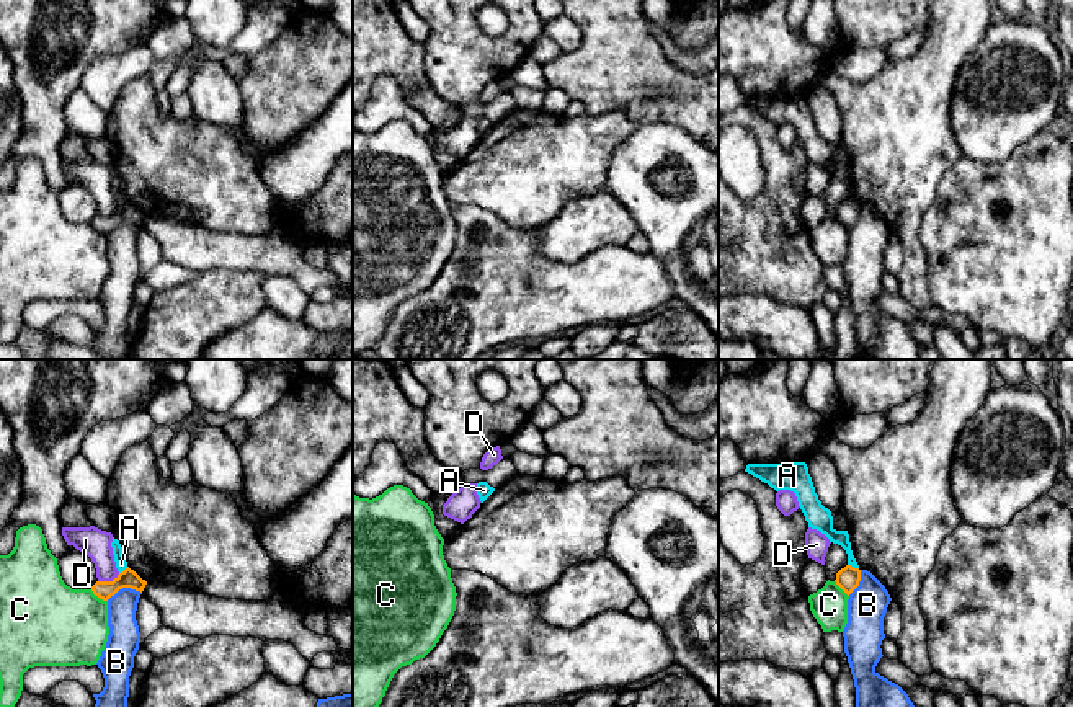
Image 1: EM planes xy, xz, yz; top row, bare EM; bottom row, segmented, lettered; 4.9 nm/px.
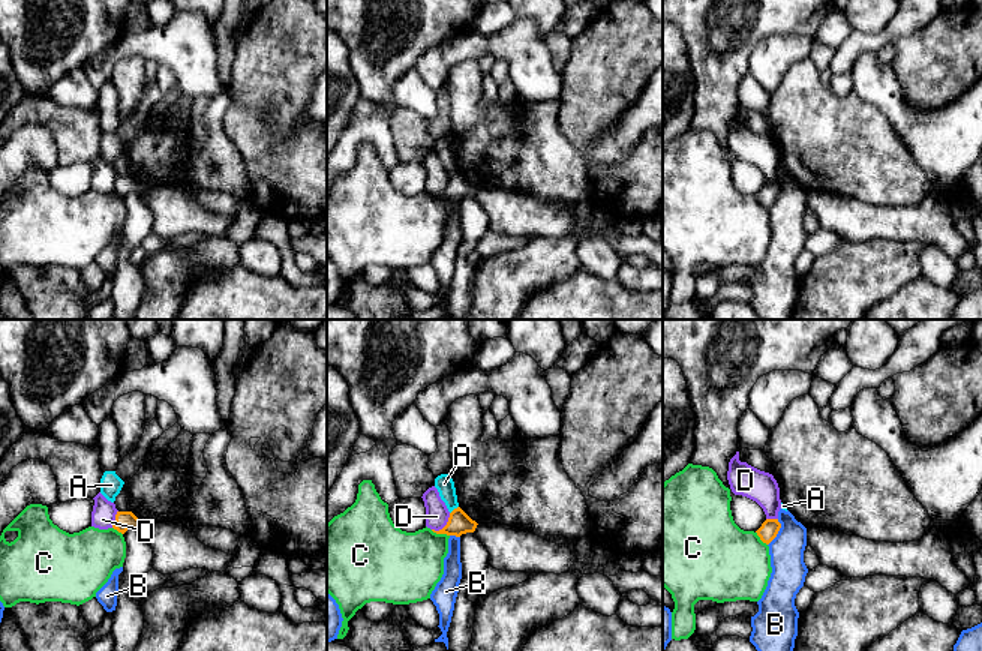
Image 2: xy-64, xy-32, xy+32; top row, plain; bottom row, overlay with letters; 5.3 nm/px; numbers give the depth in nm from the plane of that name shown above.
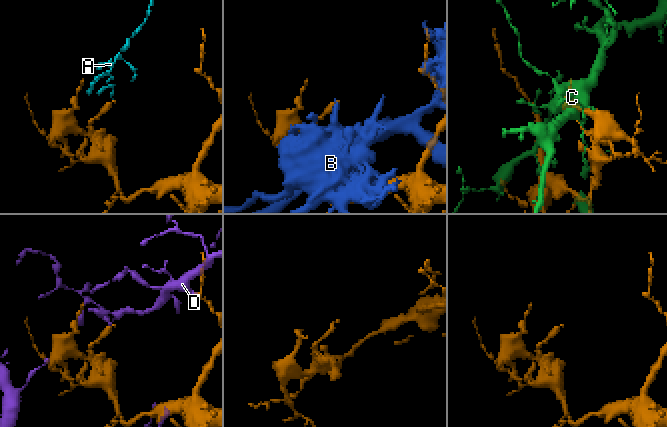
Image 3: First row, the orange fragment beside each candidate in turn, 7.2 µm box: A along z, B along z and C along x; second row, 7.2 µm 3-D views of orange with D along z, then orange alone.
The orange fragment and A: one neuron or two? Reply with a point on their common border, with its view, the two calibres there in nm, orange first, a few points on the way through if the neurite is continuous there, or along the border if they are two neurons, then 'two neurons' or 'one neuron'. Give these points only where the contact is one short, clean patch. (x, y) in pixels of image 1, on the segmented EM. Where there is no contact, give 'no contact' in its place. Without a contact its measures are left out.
meets orange in yz at (853, 567); 120 nm thick on the orange side, 80 nm on the other; border along yz (848, 564), (858, 569); two neurons

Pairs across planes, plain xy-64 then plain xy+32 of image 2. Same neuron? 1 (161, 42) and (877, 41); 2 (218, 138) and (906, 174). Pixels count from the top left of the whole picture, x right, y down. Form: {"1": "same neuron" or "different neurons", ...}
{"1": "different neurons", "2": "same neuron"}

